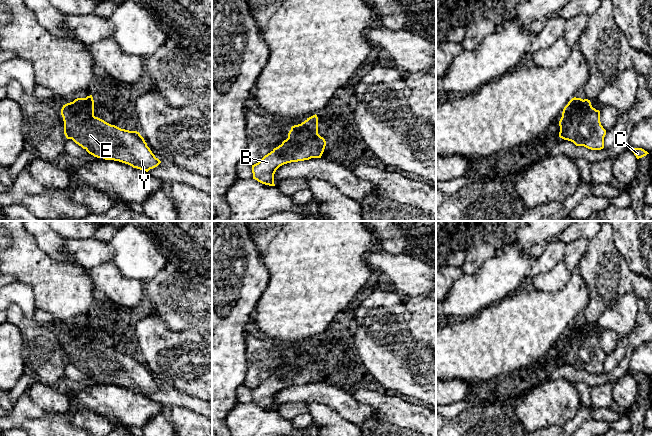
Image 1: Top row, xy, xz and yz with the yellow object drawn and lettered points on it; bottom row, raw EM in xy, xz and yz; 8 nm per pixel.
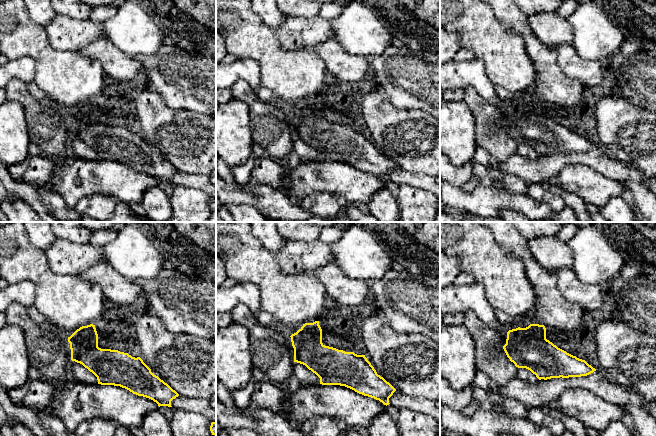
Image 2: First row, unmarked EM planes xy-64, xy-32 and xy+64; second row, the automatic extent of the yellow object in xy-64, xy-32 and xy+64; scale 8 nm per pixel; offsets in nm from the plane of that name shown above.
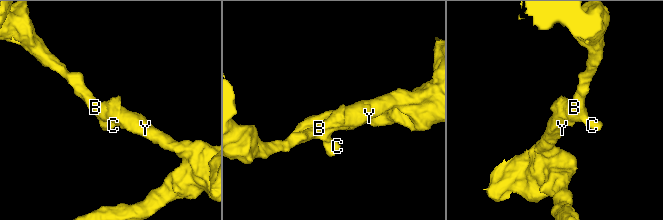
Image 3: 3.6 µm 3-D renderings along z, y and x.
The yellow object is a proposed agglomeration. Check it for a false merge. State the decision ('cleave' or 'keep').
keep

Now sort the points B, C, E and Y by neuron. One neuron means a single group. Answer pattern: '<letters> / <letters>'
B C E Y

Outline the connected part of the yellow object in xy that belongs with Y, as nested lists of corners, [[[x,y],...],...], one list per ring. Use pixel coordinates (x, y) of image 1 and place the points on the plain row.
[[[92,319],[86,322],[77,322],[73,326],[63,329],[61,339],[64,345],[66,362],[72,363],[94,381],[119,385],[146,396],[161,387],[139,356],[121,353],[95,341]]]

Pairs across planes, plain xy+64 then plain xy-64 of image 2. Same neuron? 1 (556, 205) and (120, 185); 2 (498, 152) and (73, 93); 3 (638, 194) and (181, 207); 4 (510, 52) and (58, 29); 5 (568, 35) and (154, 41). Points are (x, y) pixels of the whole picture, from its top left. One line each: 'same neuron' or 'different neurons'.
1: different neurons
2: different neurons
3: same neuron
4: different neurons
5: different neurons

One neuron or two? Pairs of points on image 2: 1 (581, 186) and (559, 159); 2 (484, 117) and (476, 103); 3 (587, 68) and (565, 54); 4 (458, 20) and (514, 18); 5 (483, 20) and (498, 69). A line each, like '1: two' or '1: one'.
1: two
2: one
3: one
4: two
5: one

